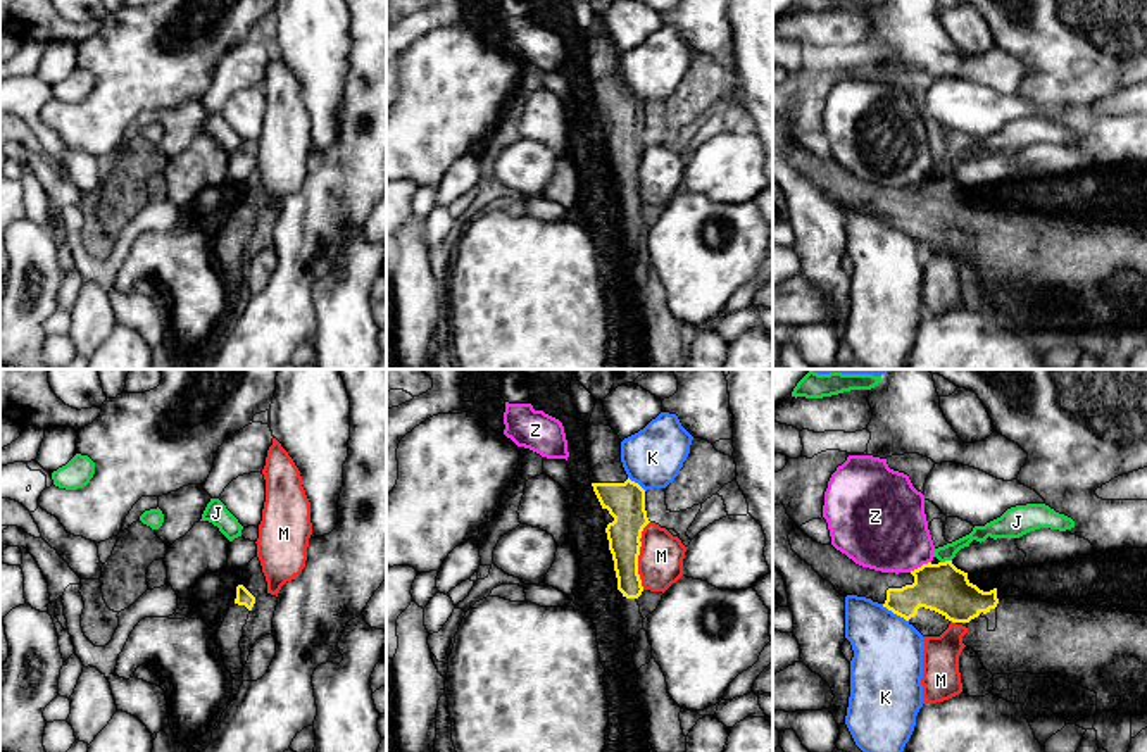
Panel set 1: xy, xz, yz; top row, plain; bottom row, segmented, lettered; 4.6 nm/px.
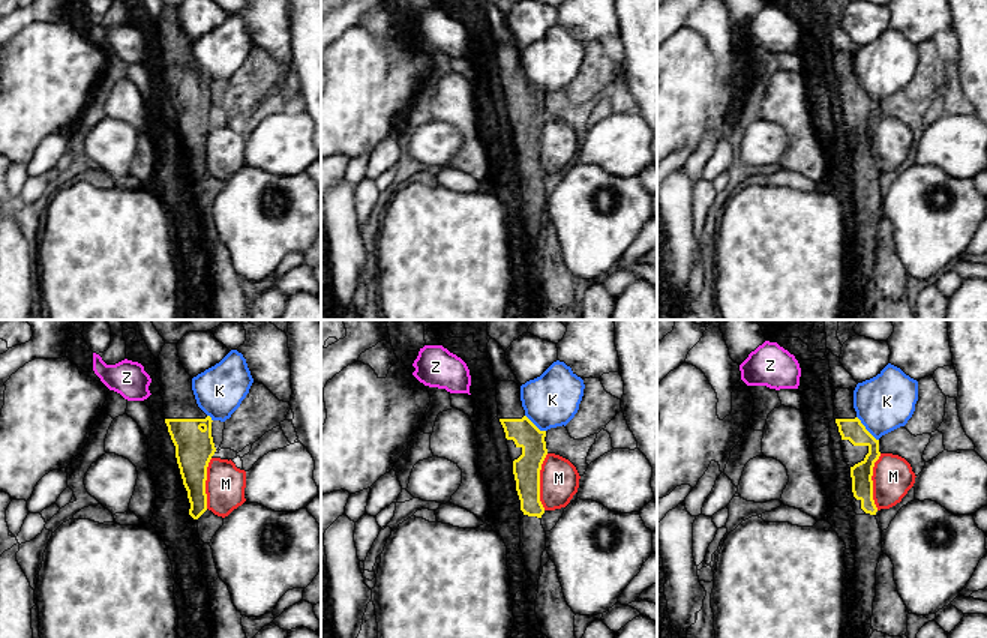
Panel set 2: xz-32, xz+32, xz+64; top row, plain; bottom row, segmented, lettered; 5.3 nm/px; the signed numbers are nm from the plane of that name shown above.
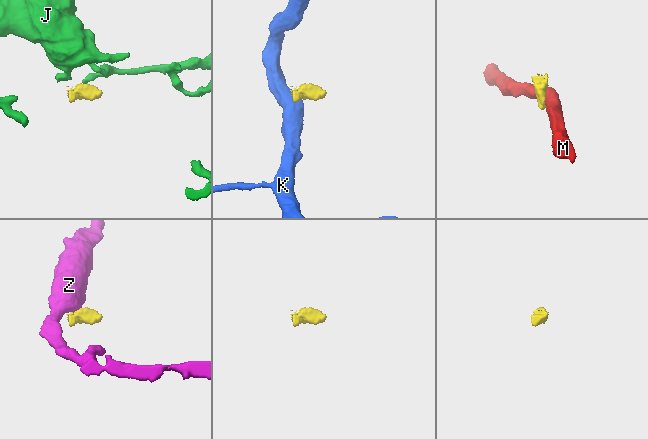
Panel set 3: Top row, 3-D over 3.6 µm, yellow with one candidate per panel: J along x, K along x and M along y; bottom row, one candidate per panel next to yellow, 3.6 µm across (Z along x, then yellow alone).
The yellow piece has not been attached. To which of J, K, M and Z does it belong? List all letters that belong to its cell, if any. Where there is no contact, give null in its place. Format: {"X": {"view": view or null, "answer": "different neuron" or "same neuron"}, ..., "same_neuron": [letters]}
{"J": {"view": "yz", "answer": "different neuron"}, "K": {"view": "yz", "answer": "different neuron"}, "M": {"view": "xz", "answer": "different neuron"}, "Z": {"view": "yz", "answer": "different neuron"}, "same_neuron": []}

